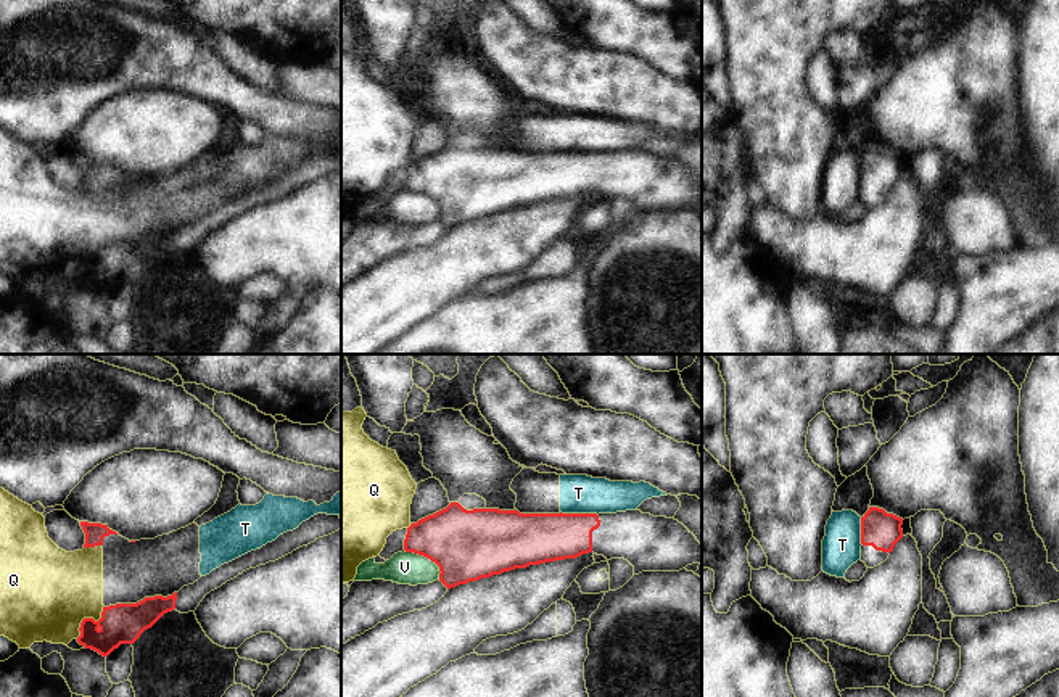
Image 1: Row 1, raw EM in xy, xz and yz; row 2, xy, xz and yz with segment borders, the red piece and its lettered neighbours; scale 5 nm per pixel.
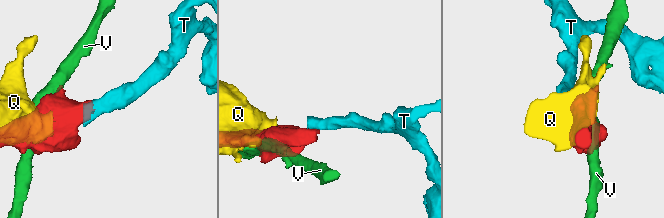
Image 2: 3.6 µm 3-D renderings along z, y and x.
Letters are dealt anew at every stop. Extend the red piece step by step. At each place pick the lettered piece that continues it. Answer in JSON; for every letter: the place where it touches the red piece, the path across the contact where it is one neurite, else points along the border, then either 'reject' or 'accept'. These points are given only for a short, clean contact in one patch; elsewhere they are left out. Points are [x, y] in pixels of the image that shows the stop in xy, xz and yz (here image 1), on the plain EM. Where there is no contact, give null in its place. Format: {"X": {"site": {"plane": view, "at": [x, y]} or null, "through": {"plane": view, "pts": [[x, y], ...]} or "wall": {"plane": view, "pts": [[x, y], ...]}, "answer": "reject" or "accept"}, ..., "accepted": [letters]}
{"Q": {"site": {"plane": "xy", "at": [87, 258]}, "answer": "reject"}, "T": {"site": {"plane": "xz", "at": [580, 153]}, "answer": "reject"}, "V": {"site": {"plane": "xz", "at": [427, 197]}, "answer": "reject"}, "accepted": []}

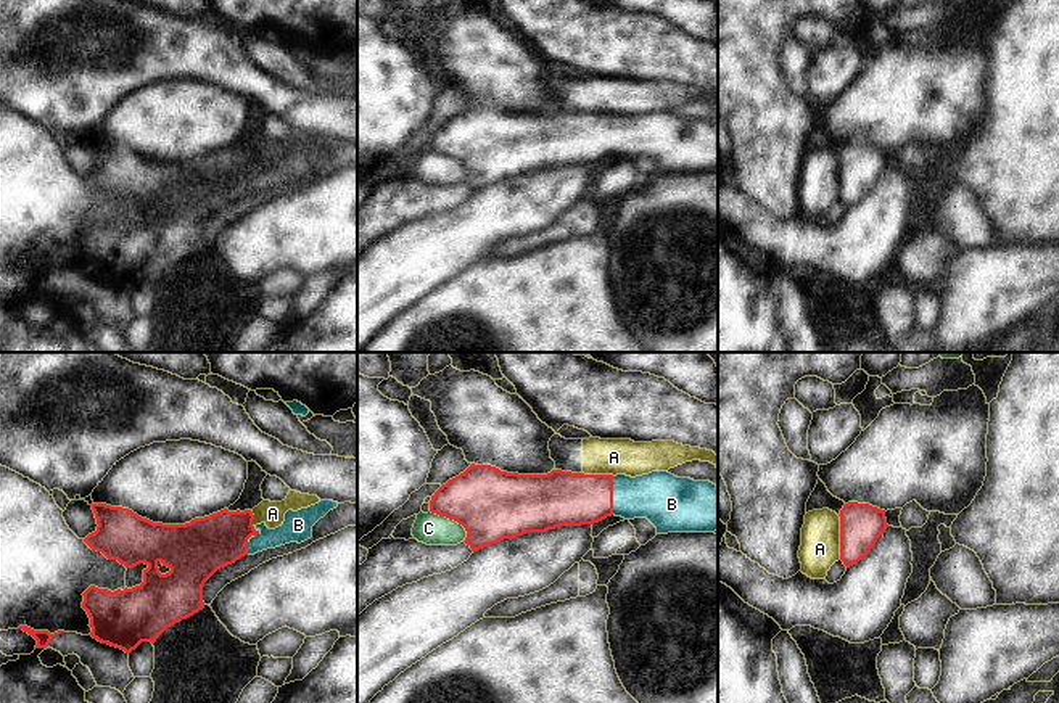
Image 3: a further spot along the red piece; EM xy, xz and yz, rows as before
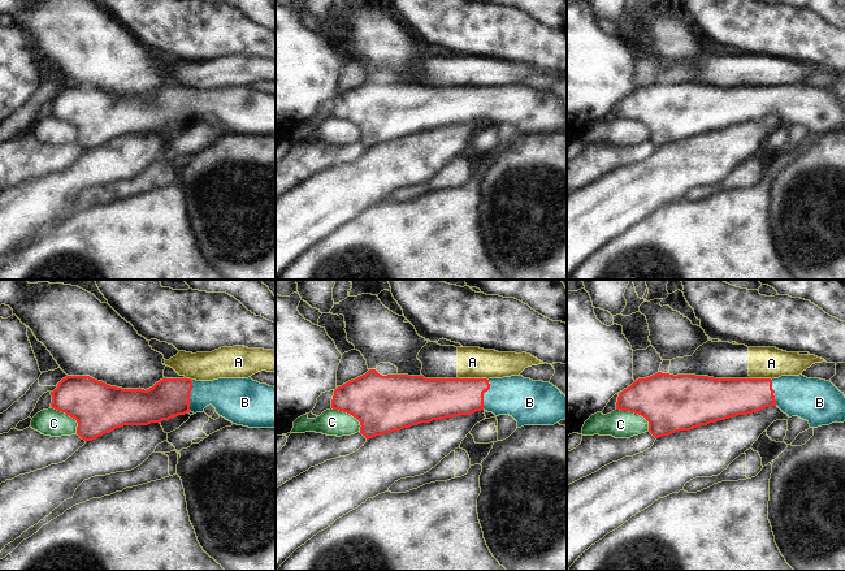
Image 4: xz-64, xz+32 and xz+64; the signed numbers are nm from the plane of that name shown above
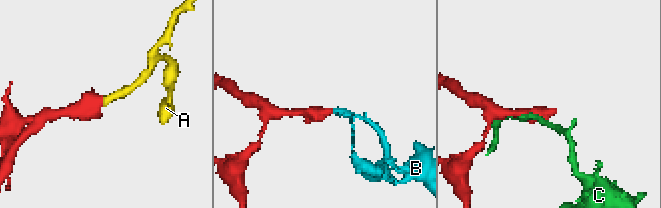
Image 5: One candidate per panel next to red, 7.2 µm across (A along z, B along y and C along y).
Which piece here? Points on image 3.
{"A": {"site": {"plane": "yz", "at": [840, 177]}, "answer": "reject"}, "B": {"site": {"plane": "xz", "at": [612, 135]}, "through": {"plane": "xz", "pts": [[562, 137], [612, 135], [662, 137]]}, "answer": "accept"}, "C": {"site": {"plane": "xz", "at": [453, 158]}, "answer": "reject"}, "accepted": ["B"]}

